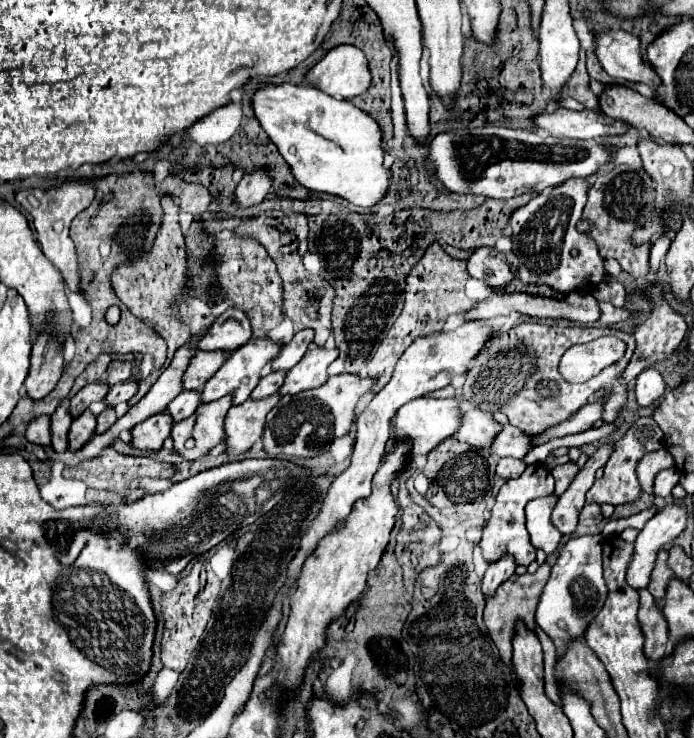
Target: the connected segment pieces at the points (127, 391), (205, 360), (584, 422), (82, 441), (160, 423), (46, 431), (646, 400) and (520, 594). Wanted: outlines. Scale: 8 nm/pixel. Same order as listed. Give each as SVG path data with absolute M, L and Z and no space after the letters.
M126 381L126 383L120 383L120 385L112 385L108 395L104 397L104 403L106 403L106 407L116 407L118 403L132 399L136 391L138 391L136 381Z
M196 351L196 355L190 359L190 365L184 373L184 391L202 391L206 381L218 371L218 367L226 361L228 355L224 351Z
M602 401L590 403L588 407L580 409L576 415L572 415L572 419L560 423L552 431L548 431L548 435L536 435L534 437L536 445L542 445L542 443L546 443L550 439L556 439L556 437L566 437L566 435L588 431L596 421L600 421L600 417L602 417Z
M84 411L84 415L80 415L80 419L74 419L70 425L68 449L80 451L92 439L94 429L96 429L96 417L90 411Z
M156 413L156 415L144 419L142 423L138 423L138 425L132 429L132 447L134 447L134 449L140 449L140 451L160 451L160 449L162 449L162 443L170 437L170 429L172 429L172 419L170 419L170 415L166 415L166 413Z
M40 415L32 419L26 427L26 439L40 447L50 447L50 417Z
M644 369L636 377L636 399L638 405L650 407L654 401L658 401L666 391L664 379L656 369Z
M548 563L540 565L538 571L536 571L534 575L512 575L512 579L508 579L508 583L500 585L500 591L496 591L496 595L494 595L492 599L486 599L484 623L486 623L486 627L488 627L488 635L490 635L490 639L496 643L502 661L510 667L510 671L512 671L512 679L514 679L516 685L518 685L518 681L516 681L516 673L514 673L514 669L512 669L512 637L516 635L514 629L516 629L516 623L518 623L518 621L524 621L524 625L526 625L530 631L536 629L536 623L534 623L534 611L536 611L536 603L538 603L540 591L544 589L544 583L548 581L548 575L550 575L550 565L548 565Z

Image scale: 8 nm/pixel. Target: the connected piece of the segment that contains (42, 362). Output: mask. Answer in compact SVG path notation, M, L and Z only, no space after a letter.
M38 335L32 347L30 373L24 381L26 395L34 401L44 399L62 377L62 345L48 335Z

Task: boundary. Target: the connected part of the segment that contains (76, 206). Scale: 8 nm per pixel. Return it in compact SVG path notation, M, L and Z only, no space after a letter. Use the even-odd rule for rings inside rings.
M64 181L60 187L52 187L48 191L44 191L44 189L20 191L16 195L16 199L18 199L18 203L34 219L34 227L36 227L36 233L38 233L38 241L40 241L42 253L54 263L56 269L60 269L60 273L62 273L64 283L68 285L68 289L76 291L76 293L82 293L80 273L78 273L78 261L76 261L76 249L74 249L74 243L72 243L70 235L68 235L68 227L70 227L72 219L92 203L92 199L94 199L94 187L92 187L92 183L90 181ZM30 193L34 193L34 197L40 201L38 209L30 207L30 203L26 199Z

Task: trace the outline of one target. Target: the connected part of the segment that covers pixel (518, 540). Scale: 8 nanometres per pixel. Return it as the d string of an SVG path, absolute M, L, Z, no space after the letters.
M536 463L536 465L528 465L528 469L518 477L518 479L510 479L500 487L500 493L496 497L496 505L492 507L492 517L488 519L486 527L484 527L484 535L480 541L482 547L482 555L486 563L494 563L498 559L504 557L504 547L506 547L506 555L512 555L516 565L530 565L536 559L536 549L530 545L528 539L528 531L526 531L526 519L524 519L524 507L528 501L536 499L536 497L546 497L554 493L554 479L550 469L546 469L544 465Z

